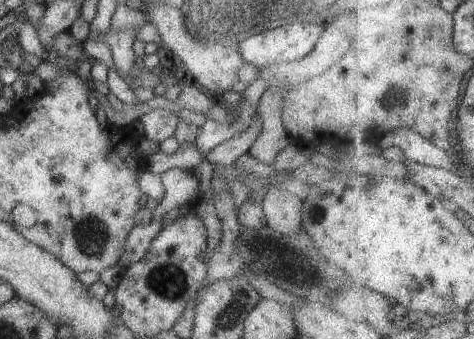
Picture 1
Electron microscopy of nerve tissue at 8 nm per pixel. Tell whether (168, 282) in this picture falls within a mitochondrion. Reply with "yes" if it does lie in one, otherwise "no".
yes

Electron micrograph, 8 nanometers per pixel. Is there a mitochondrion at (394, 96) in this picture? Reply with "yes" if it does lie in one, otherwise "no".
yes

